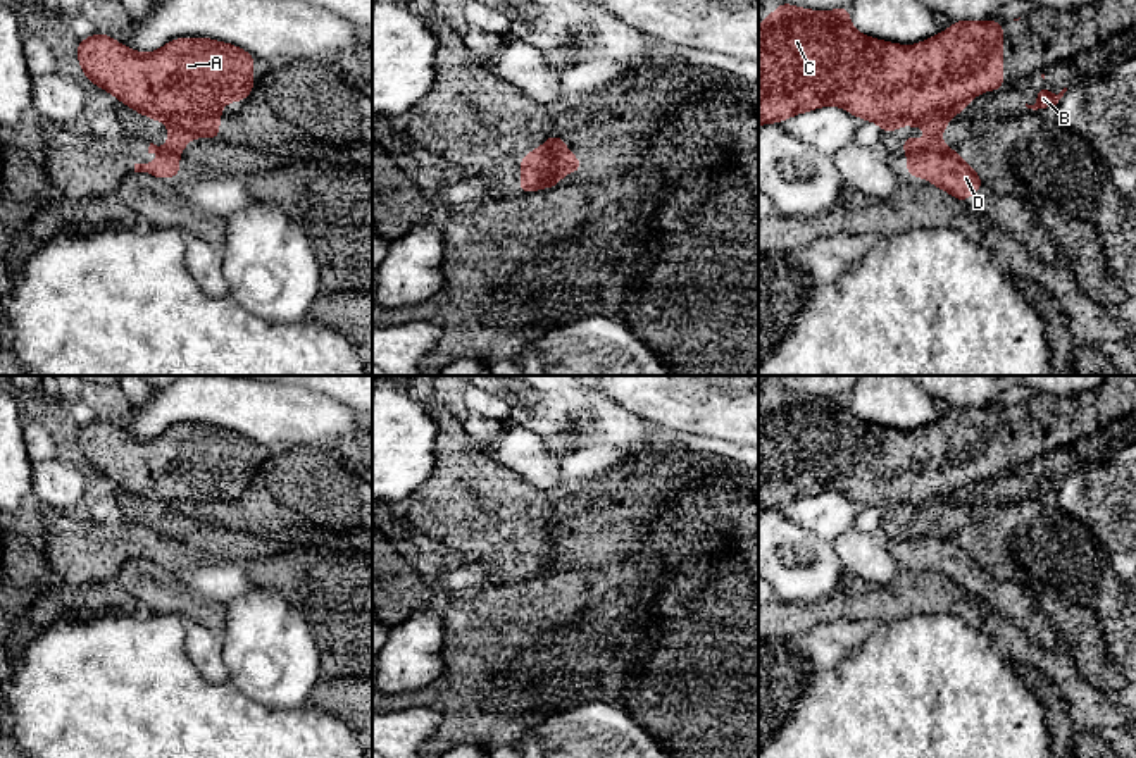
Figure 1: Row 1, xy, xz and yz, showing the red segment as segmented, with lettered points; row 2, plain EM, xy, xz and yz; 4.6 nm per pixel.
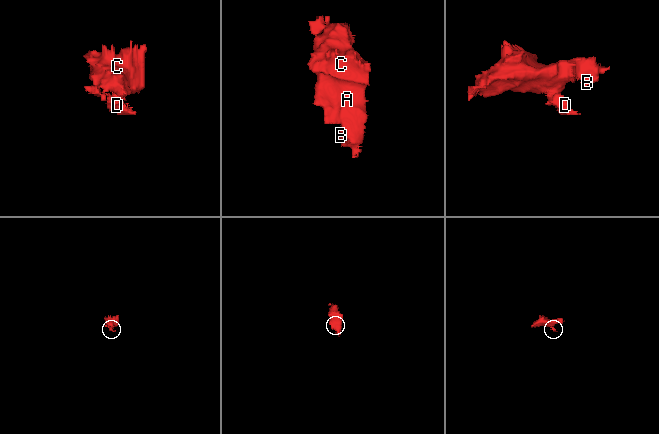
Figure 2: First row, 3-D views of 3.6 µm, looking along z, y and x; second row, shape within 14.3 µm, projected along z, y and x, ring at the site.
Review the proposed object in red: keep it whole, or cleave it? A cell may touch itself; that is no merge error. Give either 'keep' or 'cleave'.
cleave

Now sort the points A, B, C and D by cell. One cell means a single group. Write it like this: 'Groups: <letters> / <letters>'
Groups: A B C / D

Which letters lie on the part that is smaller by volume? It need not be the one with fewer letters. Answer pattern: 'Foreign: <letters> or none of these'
Foreign: D

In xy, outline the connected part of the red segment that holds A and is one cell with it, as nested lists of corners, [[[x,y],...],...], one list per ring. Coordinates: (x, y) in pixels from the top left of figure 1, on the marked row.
[[[103,33],[78,41],[78,60],[88,78],[141,115],[169,126],[169,150],[174,157],[197,136],[219,140],[221,109],[252,95],[253,55],[224,41],[178,38],[157,52],[140,53]]]

